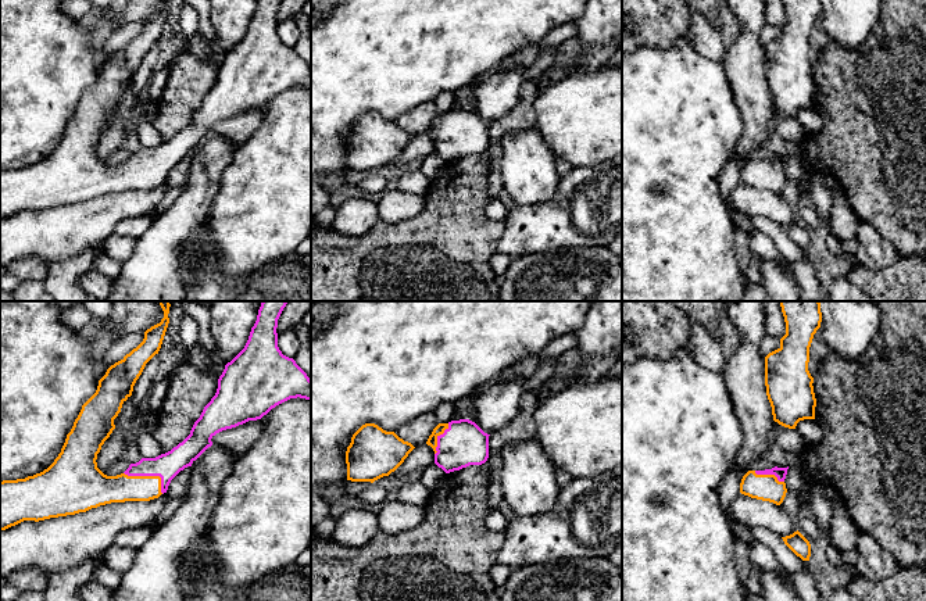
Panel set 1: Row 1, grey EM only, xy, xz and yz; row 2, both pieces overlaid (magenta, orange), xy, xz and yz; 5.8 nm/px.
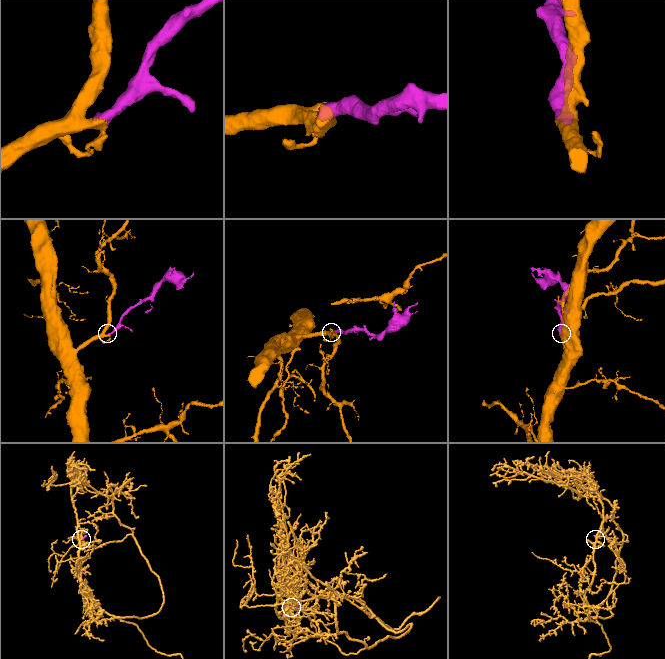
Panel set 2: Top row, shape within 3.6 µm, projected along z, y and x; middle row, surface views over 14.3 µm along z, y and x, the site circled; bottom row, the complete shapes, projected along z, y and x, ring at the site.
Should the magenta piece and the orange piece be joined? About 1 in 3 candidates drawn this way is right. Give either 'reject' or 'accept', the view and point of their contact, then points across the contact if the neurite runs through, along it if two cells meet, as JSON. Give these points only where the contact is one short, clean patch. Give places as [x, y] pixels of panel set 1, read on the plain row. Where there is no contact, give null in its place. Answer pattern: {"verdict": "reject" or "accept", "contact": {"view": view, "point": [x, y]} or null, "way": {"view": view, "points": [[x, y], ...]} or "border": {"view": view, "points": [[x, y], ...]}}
{"verdict": "accept", "contact": {"view": "xy", "point": [150, 164]}, "way": {"view": "xy", "points": [[167, 154], [150, 164], [131, 175], [110, 178]]}}

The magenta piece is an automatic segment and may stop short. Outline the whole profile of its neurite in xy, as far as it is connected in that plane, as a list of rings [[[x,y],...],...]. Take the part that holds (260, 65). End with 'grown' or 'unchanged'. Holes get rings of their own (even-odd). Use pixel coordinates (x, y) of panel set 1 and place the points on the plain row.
[[[164,0],[160,12],[144,21],[143,31],[111,54],[99,69],[96,82],[82,94],[71,121],[67,124],[61,142],[40,162],[17,169],[0,171],[0,219],[24,210],[44,210],[75,204],[111,192],[150,190],[167,182],[171,169],[212,135],[211,128],[226,118],[249,110],[261,108],[276,94],[290,87],[311,90],[311,68],[293,47],[282,43],[278,36],[278,8],[282,0],[258,0],[244,37],[225,54],[218,68],[218,78],[194,111],[190,124],[171,140],[155,147],[142,147],[117,165],[107,165],[97,157],[97,143],[115,118],[114,108],[122,93],[132,85],[133,75],[146,53],[158,43],[168,12],[169,0]]]; grown

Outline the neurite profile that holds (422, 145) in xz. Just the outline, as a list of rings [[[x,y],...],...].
[[[421,133],[415,136],[408,146],[404,149],[404,151],[389,165],[401,165],[411,162],[414,160],[422,160],[425,155],[435,151],[435,140],[430,135]]]

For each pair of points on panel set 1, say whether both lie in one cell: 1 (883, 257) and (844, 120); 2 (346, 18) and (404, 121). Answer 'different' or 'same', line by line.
1: different
2: different

